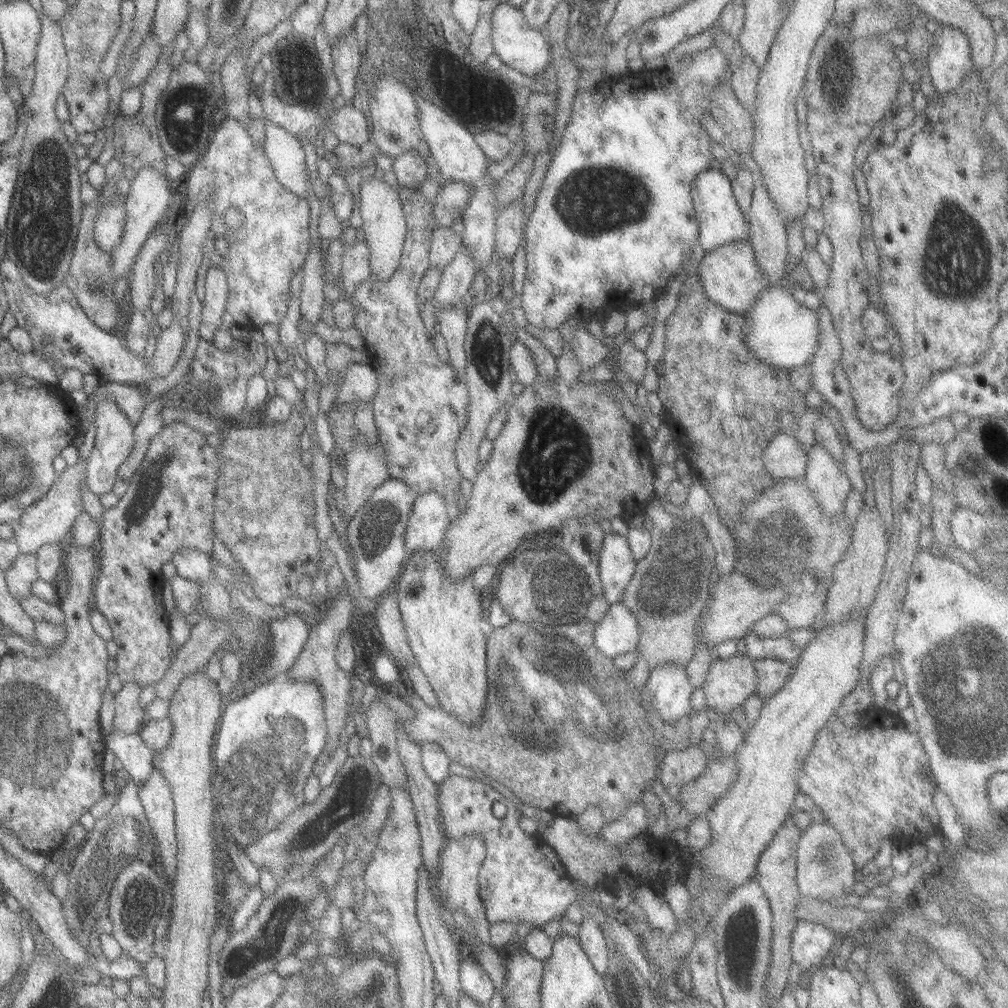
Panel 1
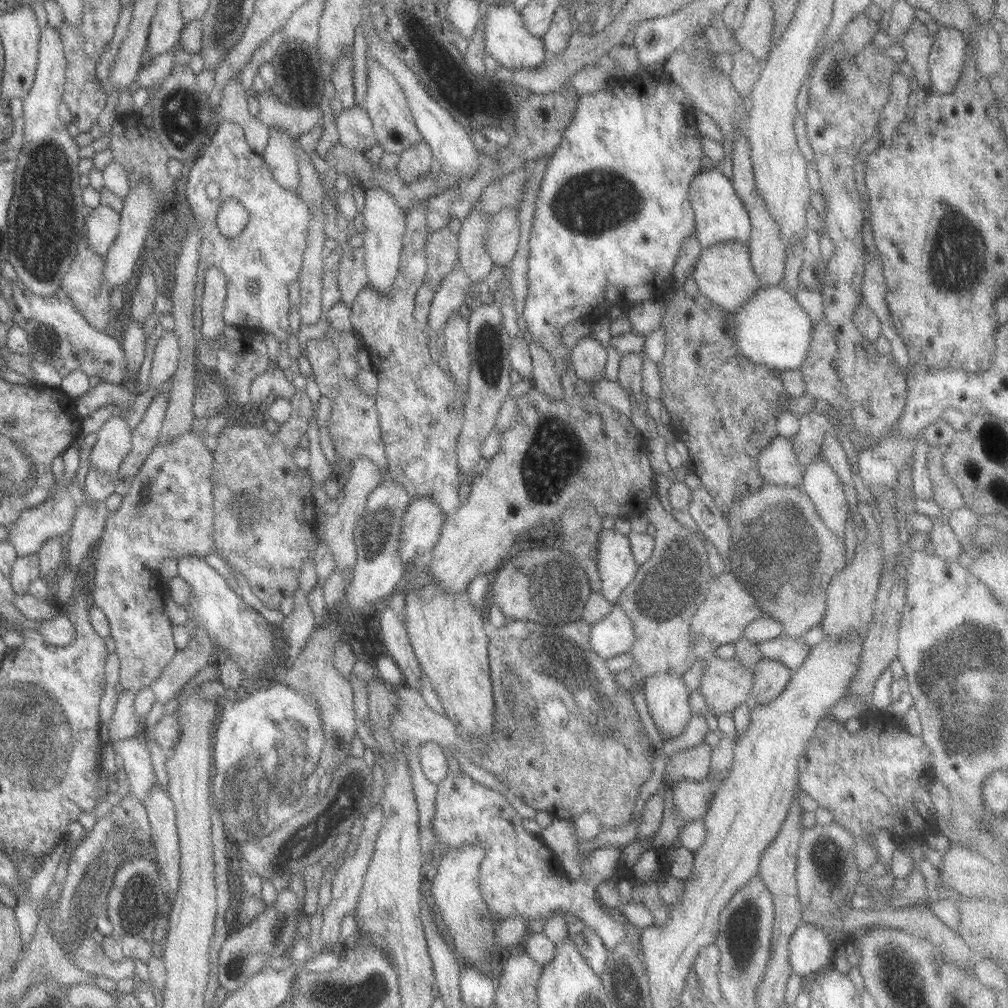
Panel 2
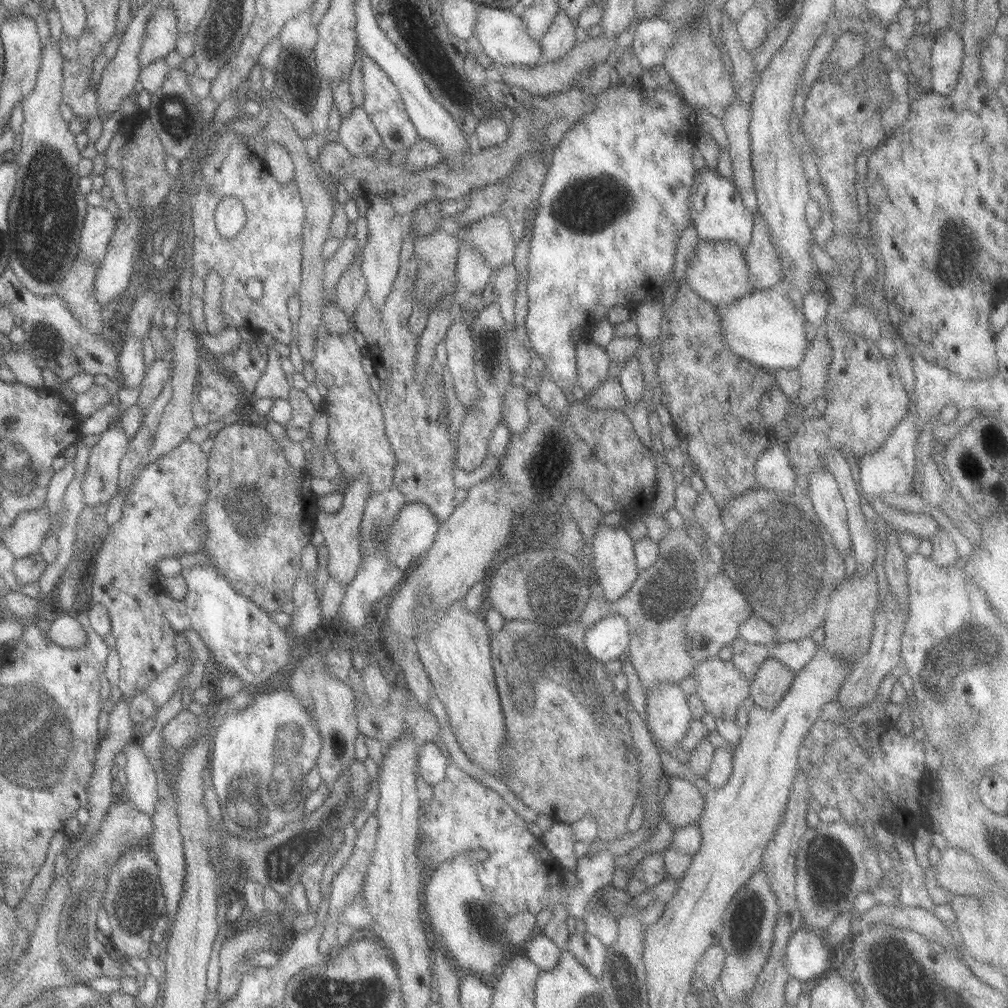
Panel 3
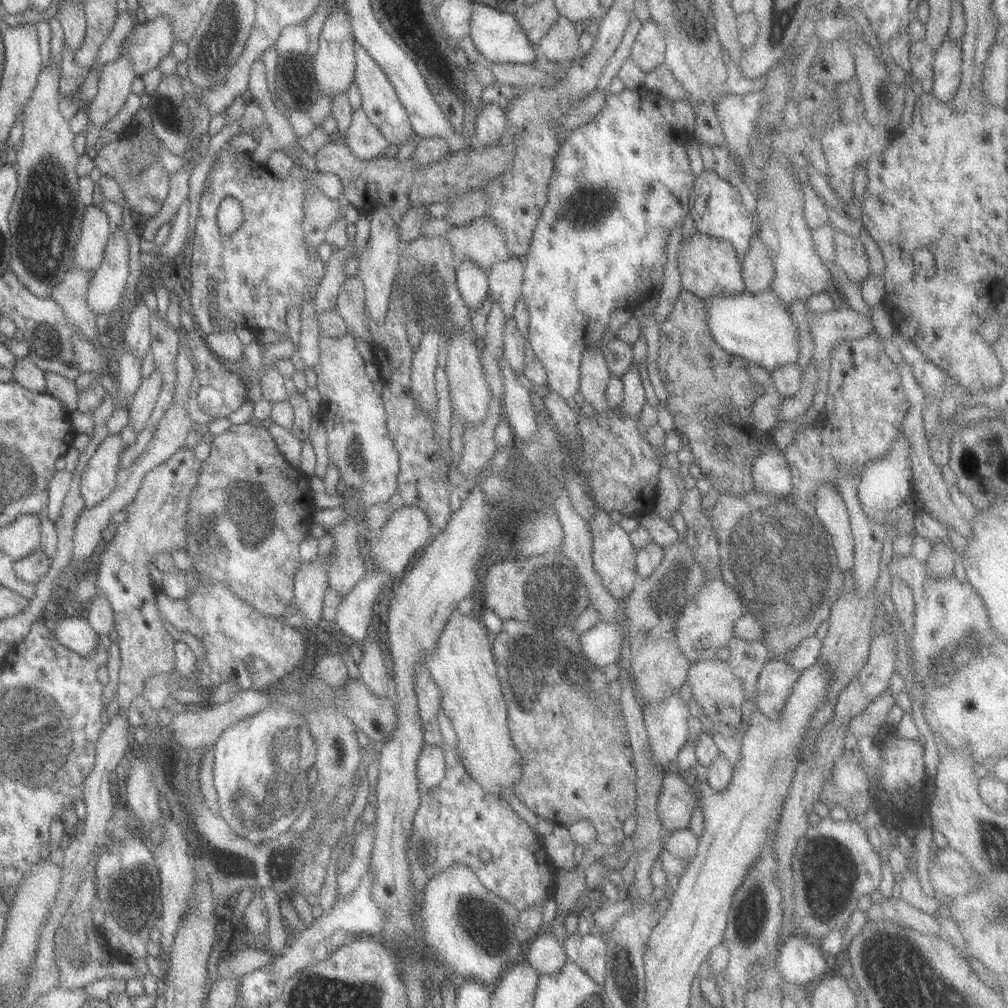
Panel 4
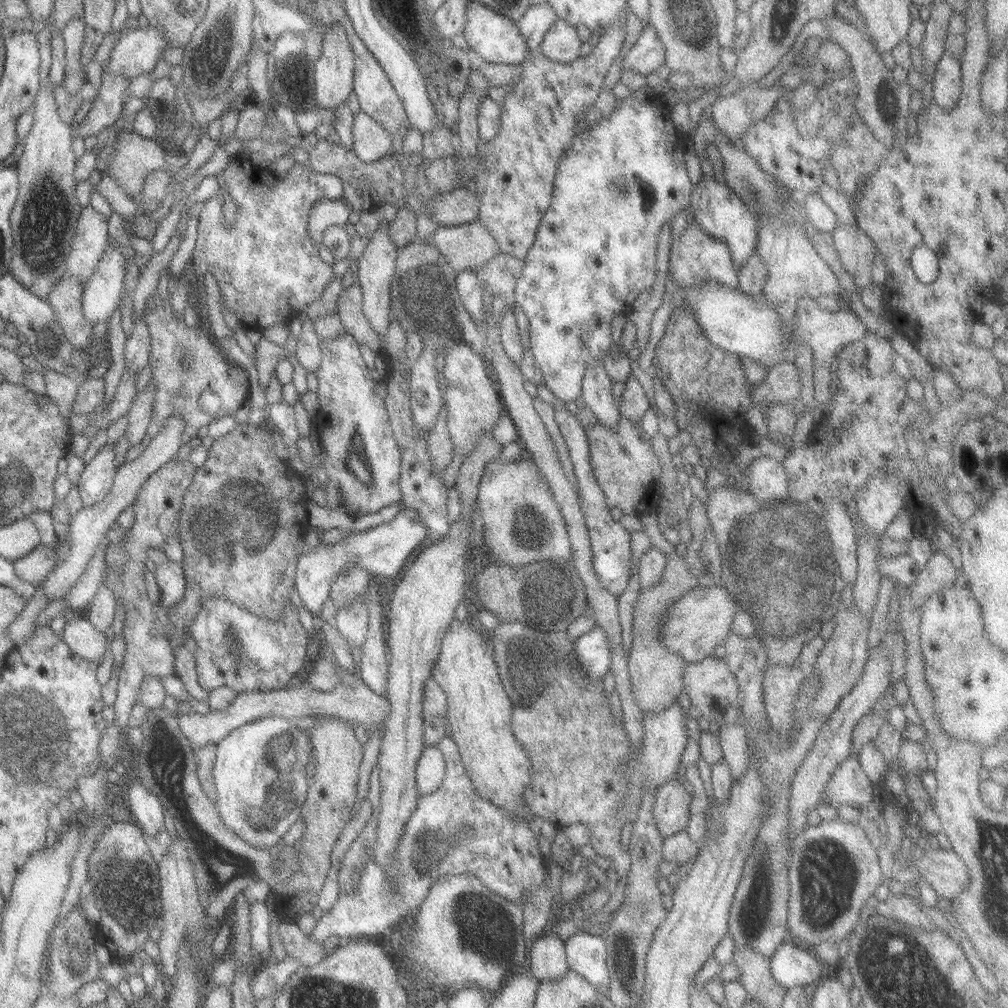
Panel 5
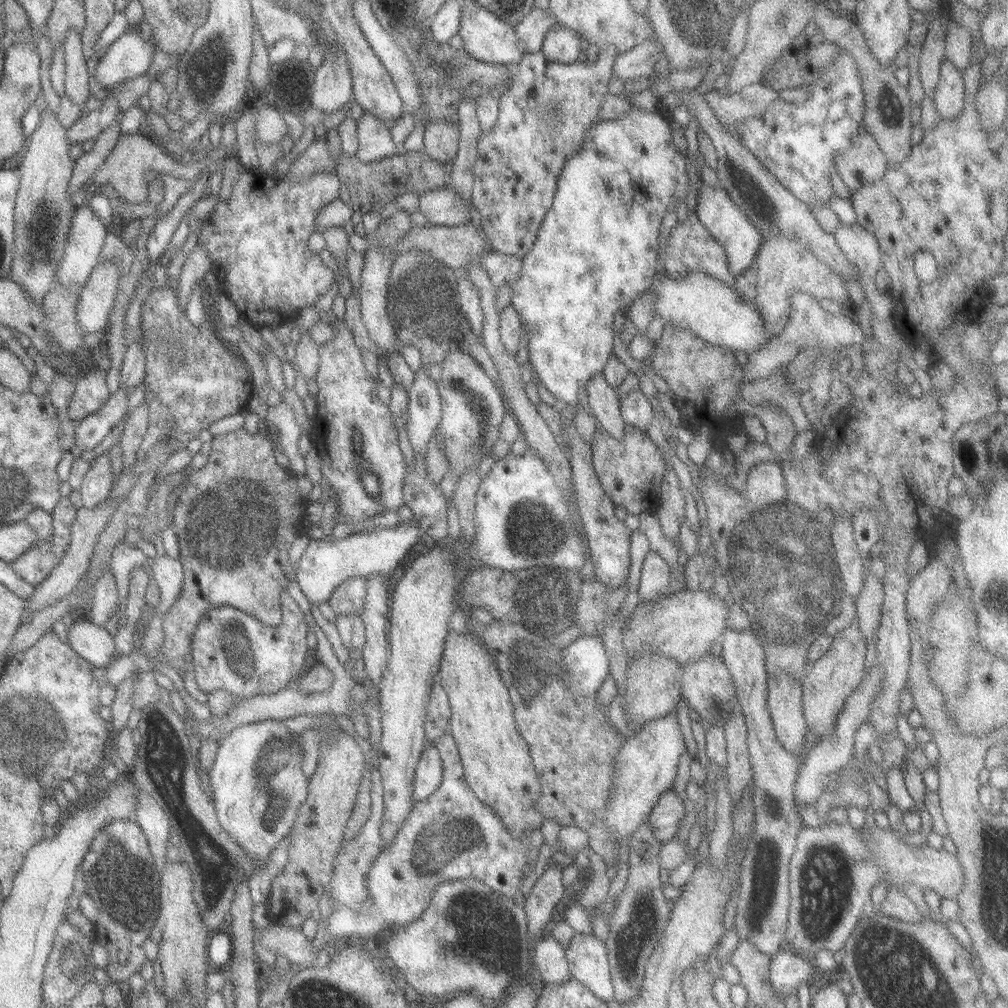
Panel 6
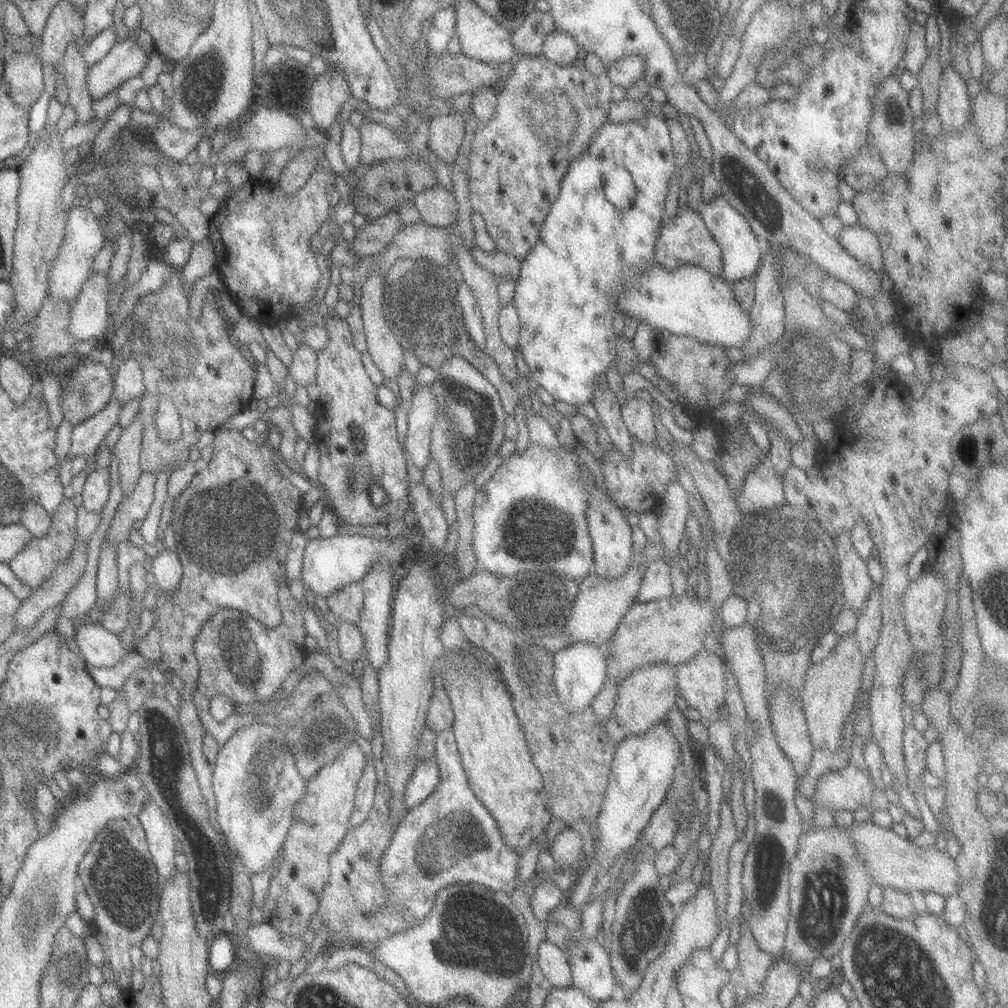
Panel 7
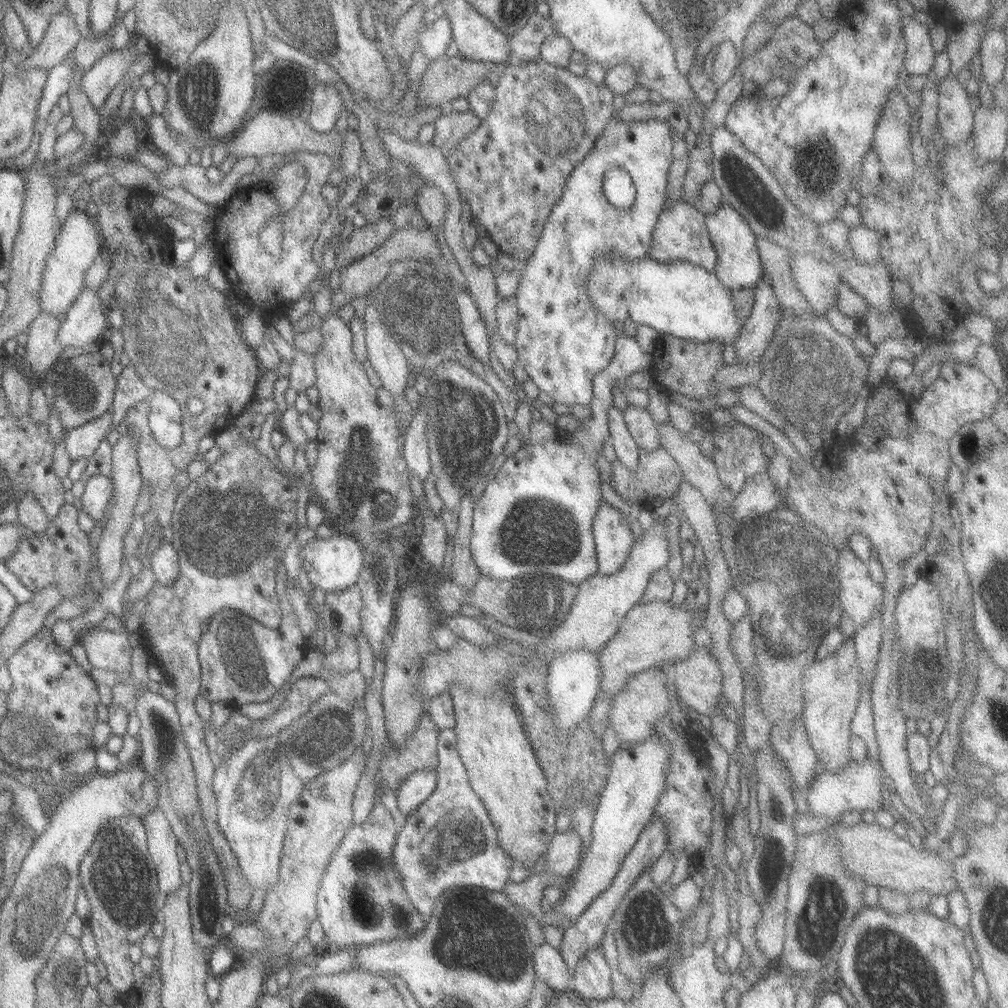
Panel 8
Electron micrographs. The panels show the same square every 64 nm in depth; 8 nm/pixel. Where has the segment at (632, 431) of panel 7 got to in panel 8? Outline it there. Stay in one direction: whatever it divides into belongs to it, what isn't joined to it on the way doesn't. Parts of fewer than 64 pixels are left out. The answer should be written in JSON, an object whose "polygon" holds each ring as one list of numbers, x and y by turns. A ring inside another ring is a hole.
{"polygon":[[626,404,622,418,635,445,643,451,660,447,657,424,650,418,646,408]]}

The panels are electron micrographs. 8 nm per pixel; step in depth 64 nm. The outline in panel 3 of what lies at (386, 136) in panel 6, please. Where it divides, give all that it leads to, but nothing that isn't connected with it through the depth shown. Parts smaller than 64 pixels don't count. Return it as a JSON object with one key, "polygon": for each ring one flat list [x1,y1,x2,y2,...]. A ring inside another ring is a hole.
{"polygon":[[353,107,345,118,341,118,337,136,335,142,342,144,353,156,372,156,375,148,382,145,381,137,361,107]]}

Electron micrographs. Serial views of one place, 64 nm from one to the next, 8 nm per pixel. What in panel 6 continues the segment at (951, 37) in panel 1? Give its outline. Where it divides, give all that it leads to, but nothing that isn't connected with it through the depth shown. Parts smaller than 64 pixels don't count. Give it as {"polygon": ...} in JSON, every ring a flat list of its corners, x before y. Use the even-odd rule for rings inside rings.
{"polygon":[[943,60,939,67,933,101,940,120,952,120,962,113,964,107,962,74,947,60]]}

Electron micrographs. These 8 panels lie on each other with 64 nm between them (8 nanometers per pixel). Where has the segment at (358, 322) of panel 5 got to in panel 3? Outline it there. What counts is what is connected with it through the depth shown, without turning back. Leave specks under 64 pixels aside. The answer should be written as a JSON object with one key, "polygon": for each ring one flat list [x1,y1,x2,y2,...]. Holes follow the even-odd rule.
{"polygon":[[353,258,341,273,334,290,334,305,346,316,352,329,355,328,352,316,366,294,365,279,358,267,359,263,359,260]]}

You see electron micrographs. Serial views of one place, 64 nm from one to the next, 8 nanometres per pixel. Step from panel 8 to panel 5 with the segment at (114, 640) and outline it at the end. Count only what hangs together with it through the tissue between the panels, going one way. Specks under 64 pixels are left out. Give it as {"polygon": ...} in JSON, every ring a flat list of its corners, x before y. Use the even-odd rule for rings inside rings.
{"polygon":[[77,613,73,619,65,622,60,639,79,658,100,663,103,652,108,648,109,637,108,633,100,633,93,628,82,613]]}

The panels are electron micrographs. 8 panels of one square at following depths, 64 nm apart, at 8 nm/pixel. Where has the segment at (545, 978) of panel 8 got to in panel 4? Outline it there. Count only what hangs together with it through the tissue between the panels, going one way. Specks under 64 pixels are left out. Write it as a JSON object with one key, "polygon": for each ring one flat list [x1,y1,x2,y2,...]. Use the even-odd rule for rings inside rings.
{"polygon":[[539,936,527,946,527,964,537,976,557,974,565,963,561,944,553,936]]}

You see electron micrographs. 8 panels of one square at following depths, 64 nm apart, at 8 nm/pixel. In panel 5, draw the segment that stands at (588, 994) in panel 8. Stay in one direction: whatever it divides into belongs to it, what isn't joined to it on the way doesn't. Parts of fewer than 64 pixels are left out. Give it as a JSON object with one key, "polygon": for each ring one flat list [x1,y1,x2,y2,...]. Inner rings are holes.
{"polygon":[[577,931,563,944,568,970,572,970,599,994,607,997,610,978,606,965,606,947,602,937]]}

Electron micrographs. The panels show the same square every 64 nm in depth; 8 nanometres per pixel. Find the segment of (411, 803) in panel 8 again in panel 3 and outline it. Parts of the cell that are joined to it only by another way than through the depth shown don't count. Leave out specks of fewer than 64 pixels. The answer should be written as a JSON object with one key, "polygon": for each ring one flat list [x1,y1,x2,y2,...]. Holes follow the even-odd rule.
{"polygon":[[431,741,421,743,416,753,418,775,431,786,437,784,444,777,447,755]]}

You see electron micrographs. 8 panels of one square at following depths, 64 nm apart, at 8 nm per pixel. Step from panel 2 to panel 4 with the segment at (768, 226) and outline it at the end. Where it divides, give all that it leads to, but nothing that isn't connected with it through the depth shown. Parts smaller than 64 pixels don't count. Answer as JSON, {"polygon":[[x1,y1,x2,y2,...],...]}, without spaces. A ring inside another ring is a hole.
{"polygon":[[756,230,752,233,748,249,739,259,739,266,745,291,755,293,768,288,773,278,772,264]]}

